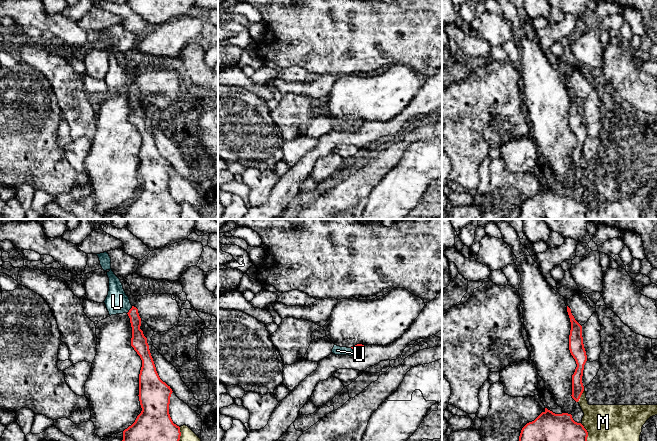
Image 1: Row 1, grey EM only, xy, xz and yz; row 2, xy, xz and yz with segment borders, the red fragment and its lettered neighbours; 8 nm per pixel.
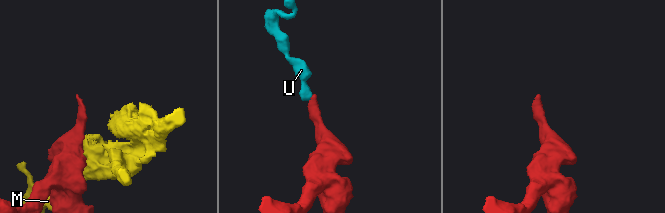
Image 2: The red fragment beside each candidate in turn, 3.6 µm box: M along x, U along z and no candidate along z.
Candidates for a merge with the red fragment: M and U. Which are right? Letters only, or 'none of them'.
U

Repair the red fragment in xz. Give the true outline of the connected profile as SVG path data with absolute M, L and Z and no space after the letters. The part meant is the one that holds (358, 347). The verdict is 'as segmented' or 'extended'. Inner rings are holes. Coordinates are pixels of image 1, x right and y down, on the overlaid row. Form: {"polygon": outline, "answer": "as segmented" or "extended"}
{"polygon": "M357 344L351 348L340 347L340 346L334 345L334 347L332 349L332 353L335 355L353 356L353 355L357 354L363 347L364 347L364 345L362 345L362 344Z", "answer": "extended"}

